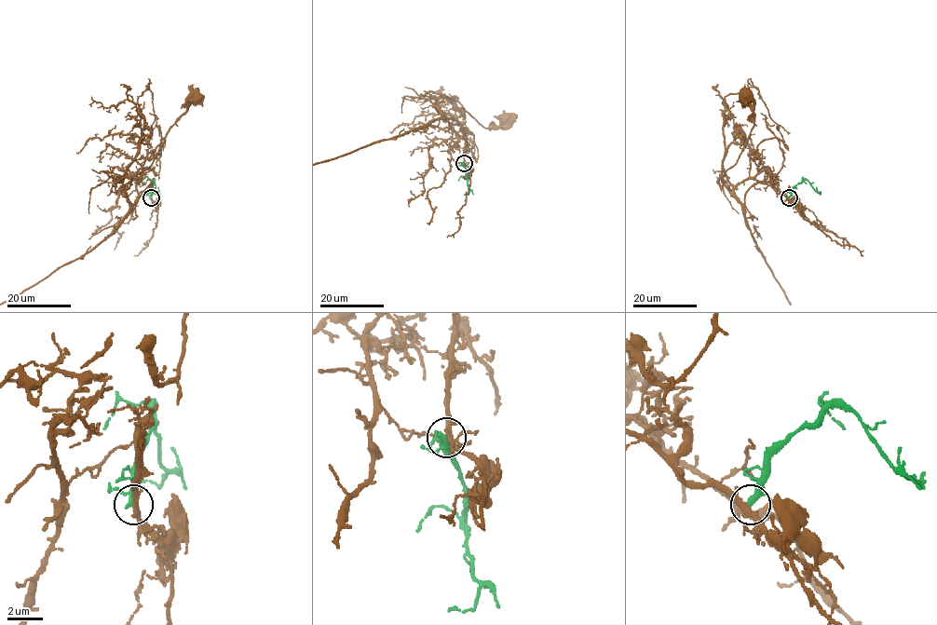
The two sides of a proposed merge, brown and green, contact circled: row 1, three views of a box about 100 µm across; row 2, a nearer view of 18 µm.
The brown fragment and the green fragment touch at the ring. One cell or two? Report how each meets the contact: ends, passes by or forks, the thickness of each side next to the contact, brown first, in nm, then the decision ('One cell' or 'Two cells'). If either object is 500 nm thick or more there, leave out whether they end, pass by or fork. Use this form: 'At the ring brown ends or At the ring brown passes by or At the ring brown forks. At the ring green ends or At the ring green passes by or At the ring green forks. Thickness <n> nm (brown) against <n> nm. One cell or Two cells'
At the ring brown passes by. At the ring green passes by. Thickness 320 nm (brown) against 300 nm. One cell

